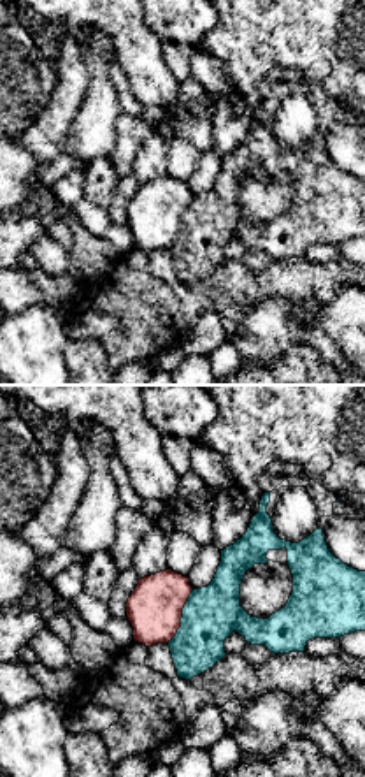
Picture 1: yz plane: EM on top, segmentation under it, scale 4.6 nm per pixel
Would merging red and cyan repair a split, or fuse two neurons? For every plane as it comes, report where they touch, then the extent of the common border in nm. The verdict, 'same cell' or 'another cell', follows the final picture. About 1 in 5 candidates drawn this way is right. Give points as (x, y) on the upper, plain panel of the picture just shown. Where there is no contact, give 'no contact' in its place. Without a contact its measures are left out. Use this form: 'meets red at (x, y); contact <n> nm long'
meets red at (181, 222); contact 280 nm long

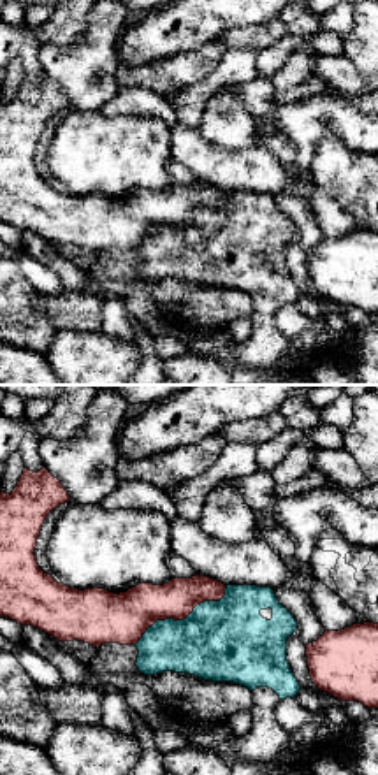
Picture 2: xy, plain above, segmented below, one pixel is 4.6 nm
meets red at (181, 225); contact 500 nm long

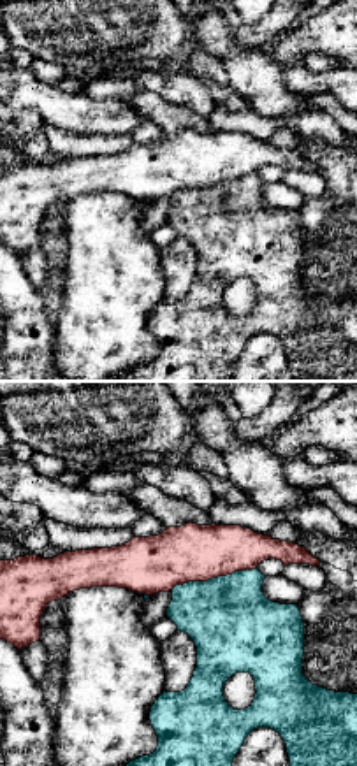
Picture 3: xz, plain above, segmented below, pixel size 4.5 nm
meets red at (208, 185); contact 360 nm long

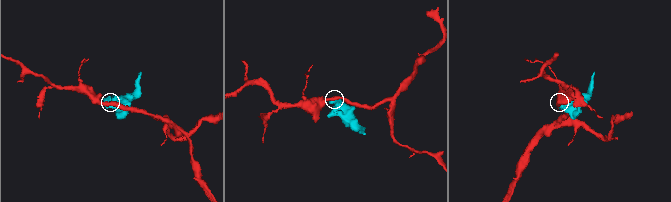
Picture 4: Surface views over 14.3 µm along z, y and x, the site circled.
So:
another cell

